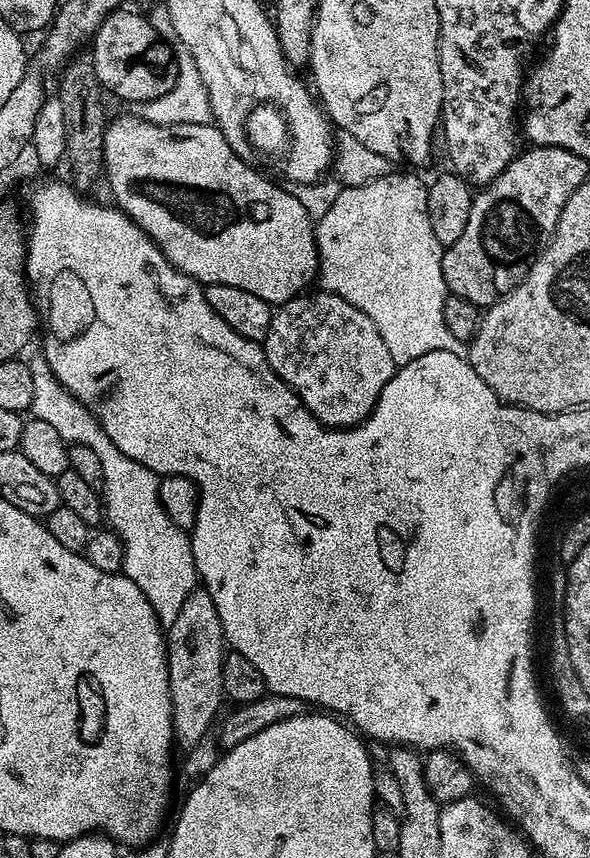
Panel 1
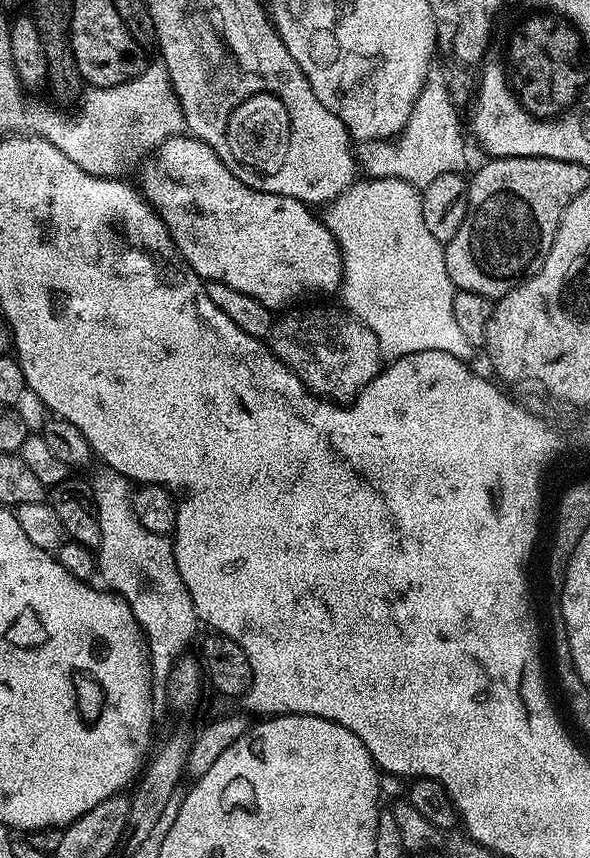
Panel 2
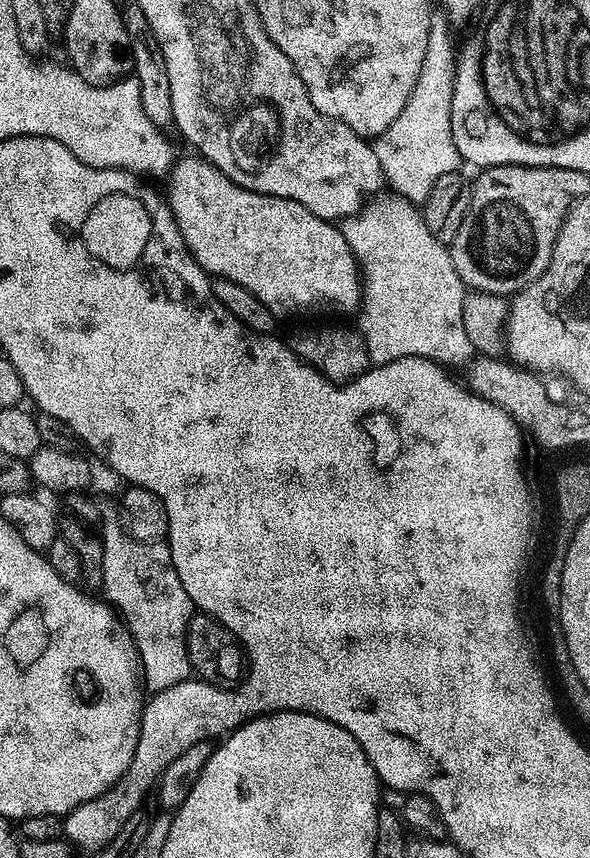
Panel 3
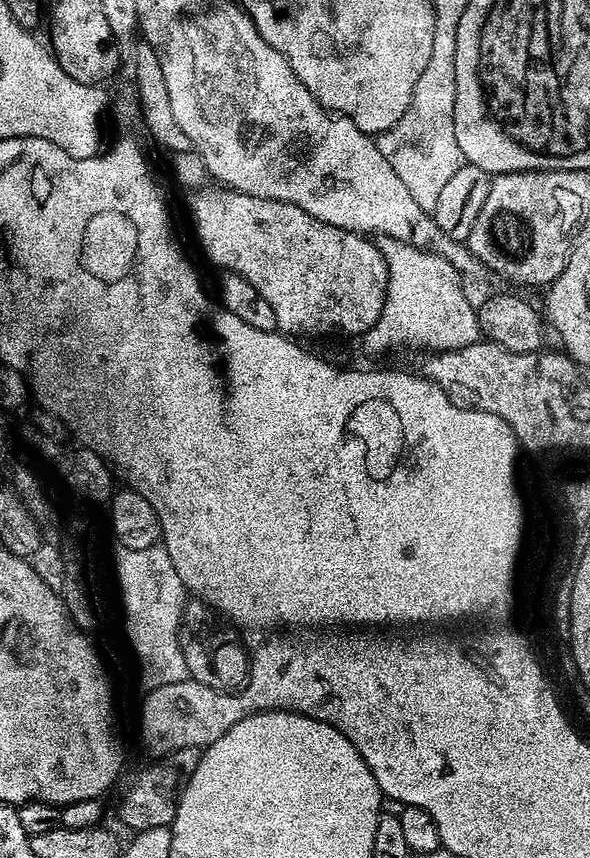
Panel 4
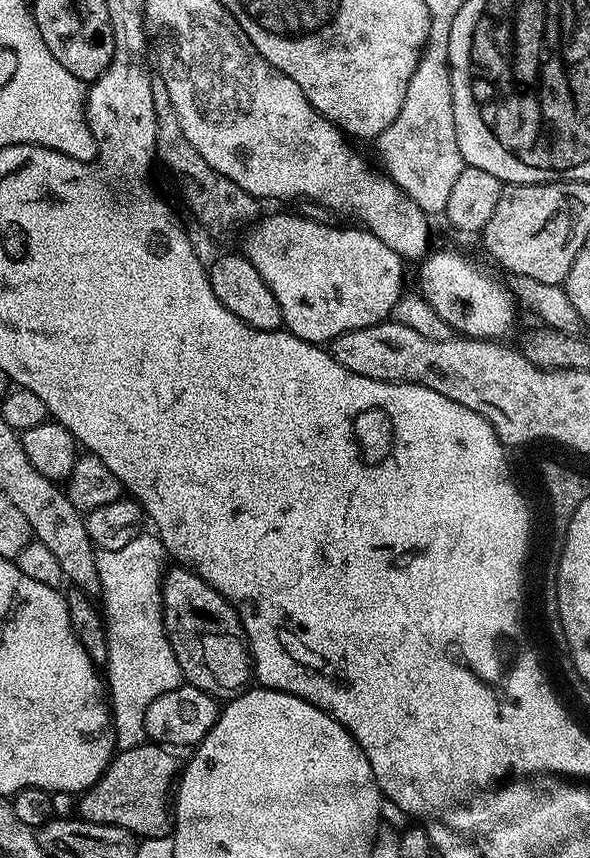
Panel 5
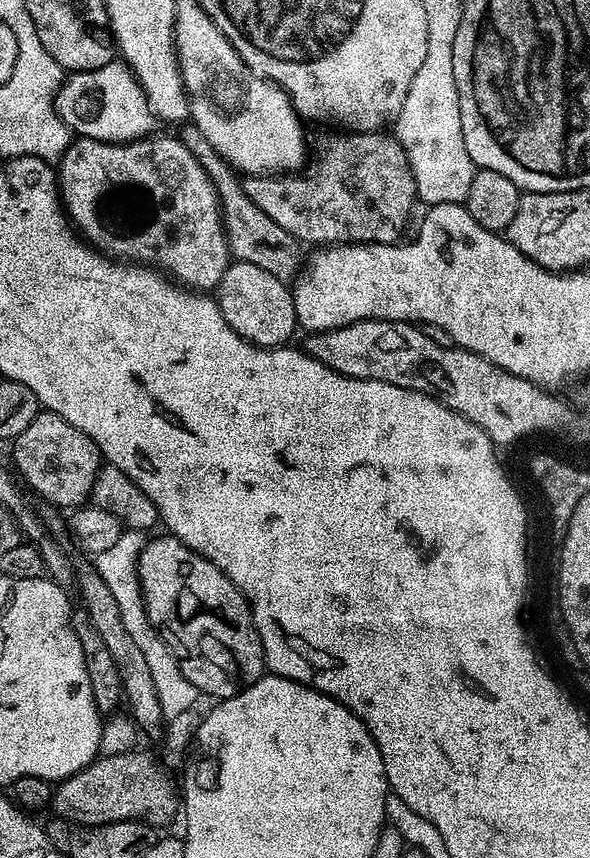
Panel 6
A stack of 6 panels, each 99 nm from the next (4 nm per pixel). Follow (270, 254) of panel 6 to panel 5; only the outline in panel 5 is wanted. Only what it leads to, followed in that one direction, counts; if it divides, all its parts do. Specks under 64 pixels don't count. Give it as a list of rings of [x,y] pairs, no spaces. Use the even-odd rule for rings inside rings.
[[[153,79],[152,93],[156,111],[156,160],[172,171],[184,195],[184,204],[192,211],[193,218],[216,240],[228,239],[239,224],[251,225],[261,215],[261,205],[256,197],[242,190],[242,186],[230,182],[230,178],[218,174],[218,170],[214,170],[214,166],[210,166],[210,162],[206,162],[206,158],[202,158],[202,154],[186,142],[186,134],[182,134],[182,126],[178,126],[178,114],[174,114],[174,106],[163,80]]]

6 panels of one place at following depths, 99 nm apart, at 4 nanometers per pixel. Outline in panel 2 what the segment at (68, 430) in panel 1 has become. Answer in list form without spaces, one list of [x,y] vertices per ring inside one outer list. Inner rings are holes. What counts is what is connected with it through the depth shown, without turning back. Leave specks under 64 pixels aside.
[[[110,467],[101,469],[90,480],[100,527],[98,576],[134,610],[148,646],[151,675],[164,682],[177,657],[185,653],[187,640],[198,629],[194,602],[190,590],[186,590],[186,582],[182,582],[182,574],[178,572],[173,541],[167,535],[151,532],[140,521],[130,481]]]

